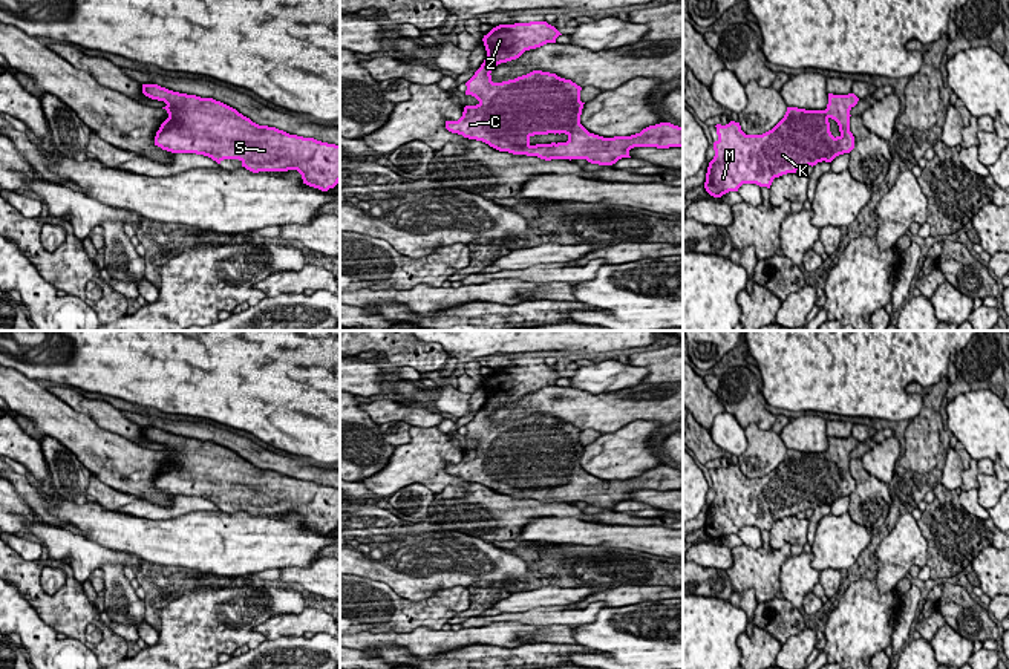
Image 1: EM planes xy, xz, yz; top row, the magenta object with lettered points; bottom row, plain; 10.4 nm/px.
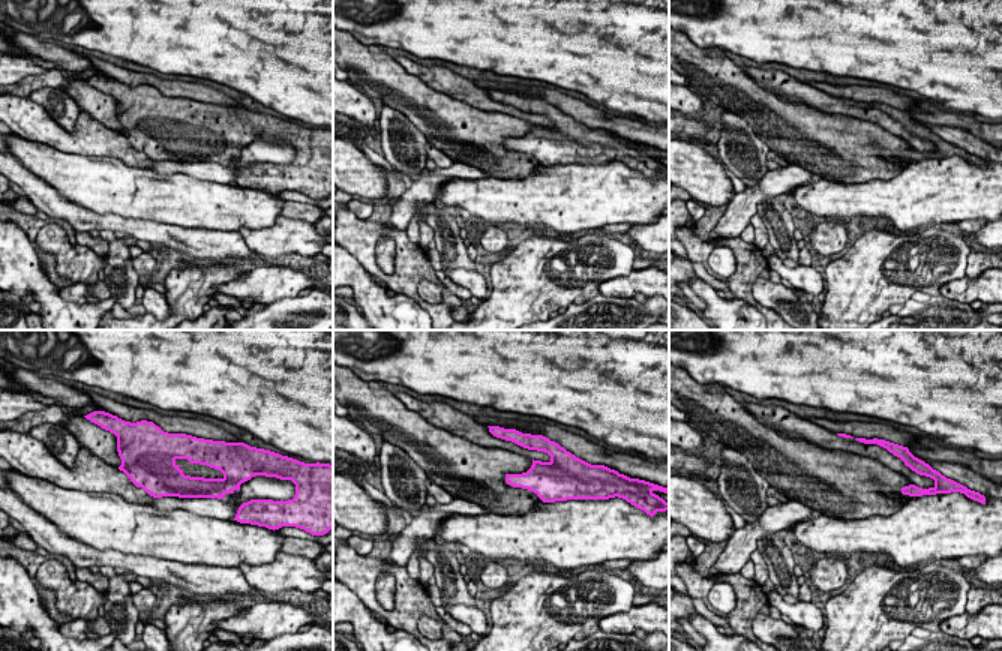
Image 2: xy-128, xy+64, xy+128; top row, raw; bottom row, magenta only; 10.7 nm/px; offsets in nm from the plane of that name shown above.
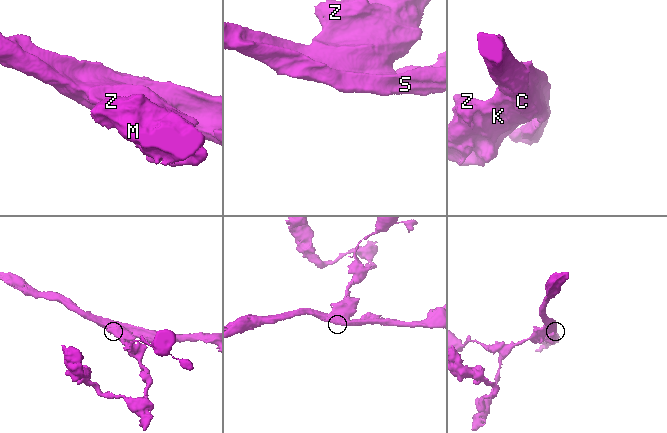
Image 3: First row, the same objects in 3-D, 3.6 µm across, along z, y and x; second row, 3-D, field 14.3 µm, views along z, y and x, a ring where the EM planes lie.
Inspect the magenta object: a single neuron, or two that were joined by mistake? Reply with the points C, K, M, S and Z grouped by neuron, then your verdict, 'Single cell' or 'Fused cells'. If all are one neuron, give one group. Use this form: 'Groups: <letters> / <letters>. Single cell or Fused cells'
Groups: C K M S Z. Single cell

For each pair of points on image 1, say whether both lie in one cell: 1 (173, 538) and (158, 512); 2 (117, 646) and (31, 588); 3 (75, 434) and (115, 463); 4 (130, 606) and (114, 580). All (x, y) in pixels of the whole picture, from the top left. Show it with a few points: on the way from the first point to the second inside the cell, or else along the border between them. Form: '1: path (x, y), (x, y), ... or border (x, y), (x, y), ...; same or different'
1: border (198, 510), (175, 518), (137, 518), (127, 515); different
2: path (98, 625), (86, 613), (52, 608); same
3: path (84, 438), (106, 455); same
4: path (124, 600), (118, 594), (117, 587); same

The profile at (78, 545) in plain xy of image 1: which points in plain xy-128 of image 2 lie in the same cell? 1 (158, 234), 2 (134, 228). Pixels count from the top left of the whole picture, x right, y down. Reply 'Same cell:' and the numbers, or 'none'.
Same cell: 1, 2

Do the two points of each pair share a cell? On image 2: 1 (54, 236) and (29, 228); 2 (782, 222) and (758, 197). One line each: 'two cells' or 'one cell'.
1: two cells
2: two cells

